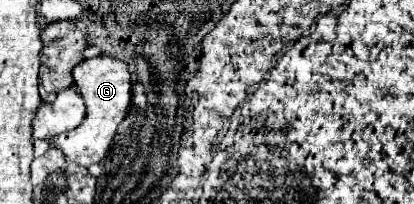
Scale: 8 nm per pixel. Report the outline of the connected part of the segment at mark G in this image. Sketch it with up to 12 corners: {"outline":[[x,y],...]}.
{"outline":[[82,60],[72,70],[82,124],[50,148],[84,168],[102,160],[130,106],[128,66]]}

